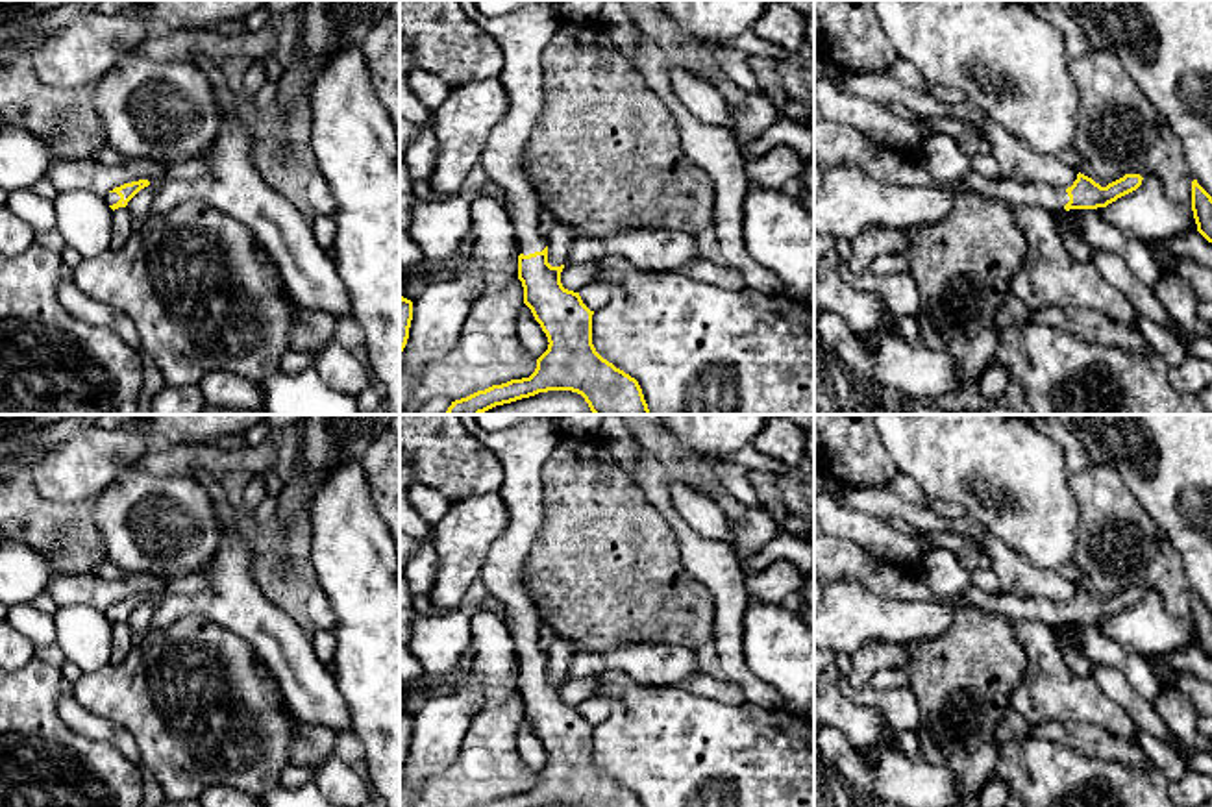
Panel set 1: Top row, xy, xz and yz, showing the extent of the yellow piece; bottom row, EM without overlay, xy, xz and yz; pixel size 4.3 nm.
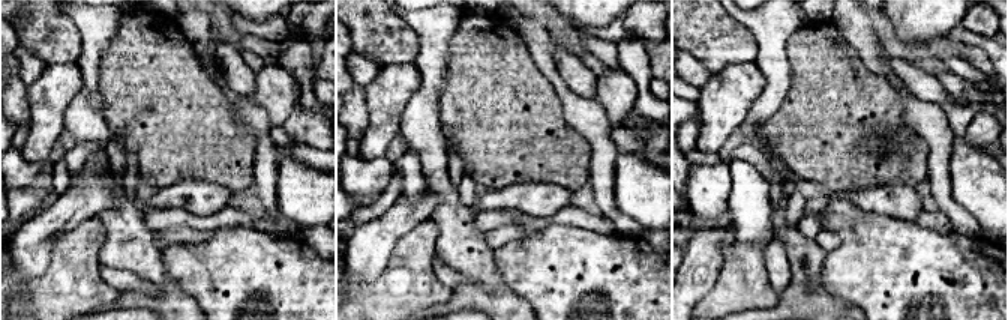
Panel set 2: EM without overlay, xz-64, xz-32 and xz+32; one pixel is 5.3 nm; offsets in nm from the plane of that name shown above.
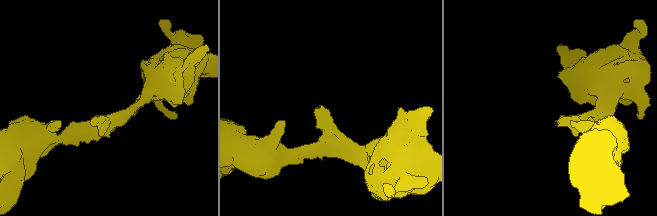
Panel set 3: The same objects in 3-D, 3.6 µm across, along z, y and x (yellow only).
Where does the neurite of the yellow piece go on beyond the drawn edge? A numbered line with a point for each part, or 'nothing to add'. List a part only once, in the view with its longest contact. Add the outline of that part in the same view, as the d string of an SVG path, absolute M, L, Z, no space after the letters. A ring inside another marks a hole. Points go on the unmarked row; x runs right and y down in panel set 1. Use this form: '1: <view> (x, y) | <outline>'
1: xz (522, 448) | M459 415L464 428L500 459L505 479L500 496L509 509L505 531L490 544L479 577L489 594L503 603L520 668L548 661L538 646L542 618L522 570L542 526L542 466L564 437L557 420L529 416L505 429L483 429L476 415Z

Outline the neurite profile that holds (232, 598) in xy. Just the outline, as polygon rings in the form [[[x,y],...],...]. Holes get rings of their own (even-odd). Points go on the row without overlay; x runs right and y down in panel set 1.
[[[196,470],[192,478],[211,494],[222,542],[202,570],[207,587],[196,594],[165,594],[155,602],[148,629],[168,627],[187,615],[228,627],[252,644],[276,677],[296,720],[331,731],[352,731],[348,703],[329,664],[316,655],[313,639],[259,589],[252,548],[237,531],[235,507],[228,502],[220,479],[205,470]]]

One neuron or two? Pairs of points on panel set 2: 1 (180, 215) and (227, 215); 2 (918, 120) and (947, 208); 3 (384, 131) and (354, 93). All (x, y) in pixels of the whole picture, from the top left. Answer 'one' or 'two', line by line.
1: one
2: one
3: two

